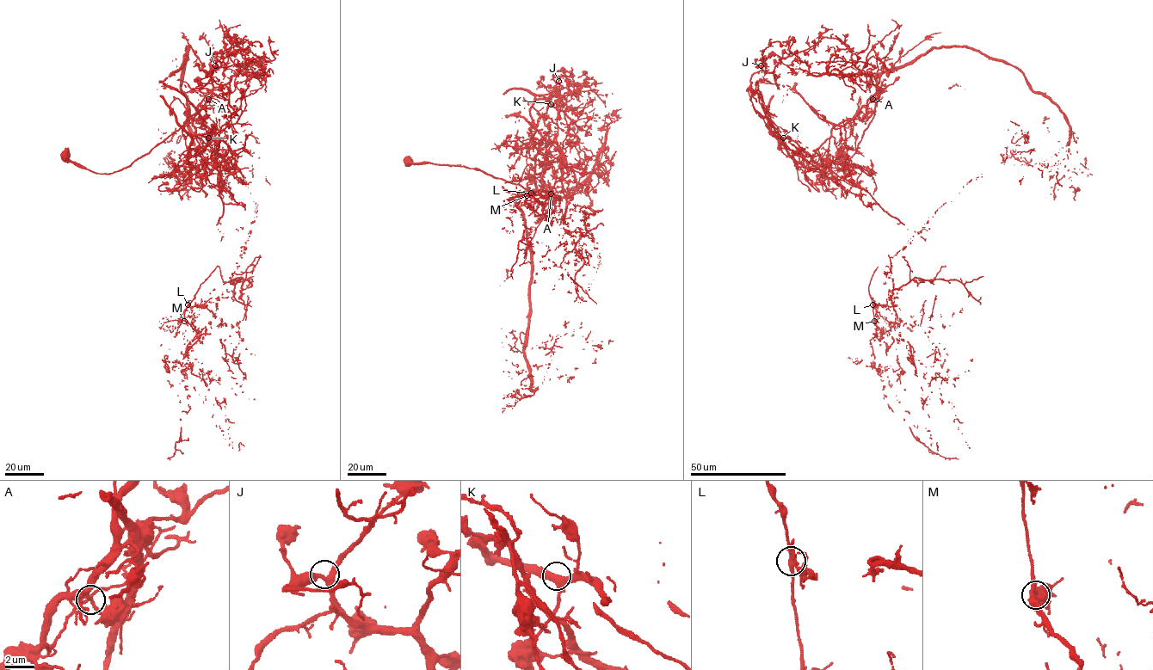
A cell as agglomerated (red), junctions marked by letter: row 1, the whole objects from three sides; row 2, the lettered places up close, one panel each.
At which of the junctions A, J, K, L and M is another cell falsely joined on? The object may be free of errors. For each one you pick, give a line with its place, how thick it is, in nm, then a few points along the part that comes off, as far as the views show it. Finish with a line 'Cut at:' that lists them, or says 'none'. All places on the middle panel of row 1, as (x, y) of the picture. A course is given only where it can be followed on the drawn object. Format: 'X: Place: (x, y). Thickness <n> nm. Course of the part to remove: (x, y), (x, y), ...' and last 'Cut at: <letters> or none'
A: Place: (551, 193). Thickness 190 nm. Course of the part to remove: (551, 193), (545, 199), (536, 187), (538, 150), (531, 136), (546, 109), (592, 77)
Cut at: A

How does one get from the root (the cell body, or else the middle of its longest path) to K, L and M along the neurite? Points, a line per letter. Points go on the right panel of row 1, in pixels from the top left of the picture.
K: (841, 156), (844, 174), (872, 113), (835, 125), (810, 156), (781, 148), (783, 138)
L: (841, 156), (844, 174), (872, 113), (835, 125), (821, 158), (924, 229), (885, 267), (895, 305), (872, 304)
M: (841, 156), (844, 174), (872, 113), (835, 125), (821, 158), (924, 229), (885, 267), (895, 305), (874, 321)

